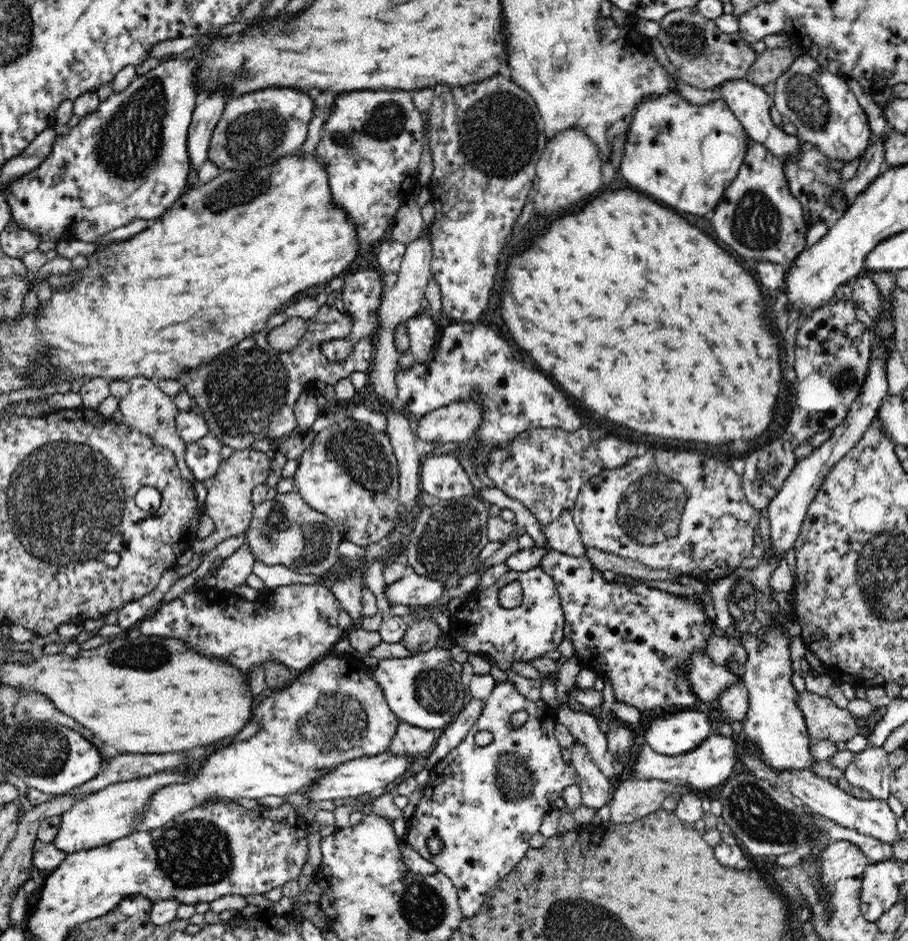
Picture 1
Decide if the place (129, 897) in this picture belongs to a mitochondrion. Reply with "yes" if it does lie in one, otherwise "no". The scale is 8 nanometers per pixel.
no

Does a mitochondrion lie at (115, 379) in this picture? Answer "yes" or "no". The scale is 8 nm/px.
no

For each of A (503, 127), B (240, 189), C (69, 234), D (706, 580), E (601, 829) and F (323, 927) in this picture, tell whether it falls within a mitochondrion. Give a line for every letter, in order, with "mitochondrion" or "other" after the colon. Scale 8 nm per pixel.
A: mitochondrion
B: mitochondrion
C: other
D: other
E: other
F: other

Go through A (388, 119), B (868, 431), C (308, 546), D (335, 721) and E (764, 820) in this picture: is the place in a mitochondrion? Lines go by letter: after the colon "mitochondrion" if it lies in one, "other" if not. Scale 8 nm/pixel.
A: mitochondrion
B: other
C: mitochondrion
D: mitochondrion
E: mitochondrion

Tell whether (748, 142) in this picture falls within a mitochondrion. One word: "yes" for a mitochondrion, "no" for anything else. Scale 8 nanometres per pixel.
no

